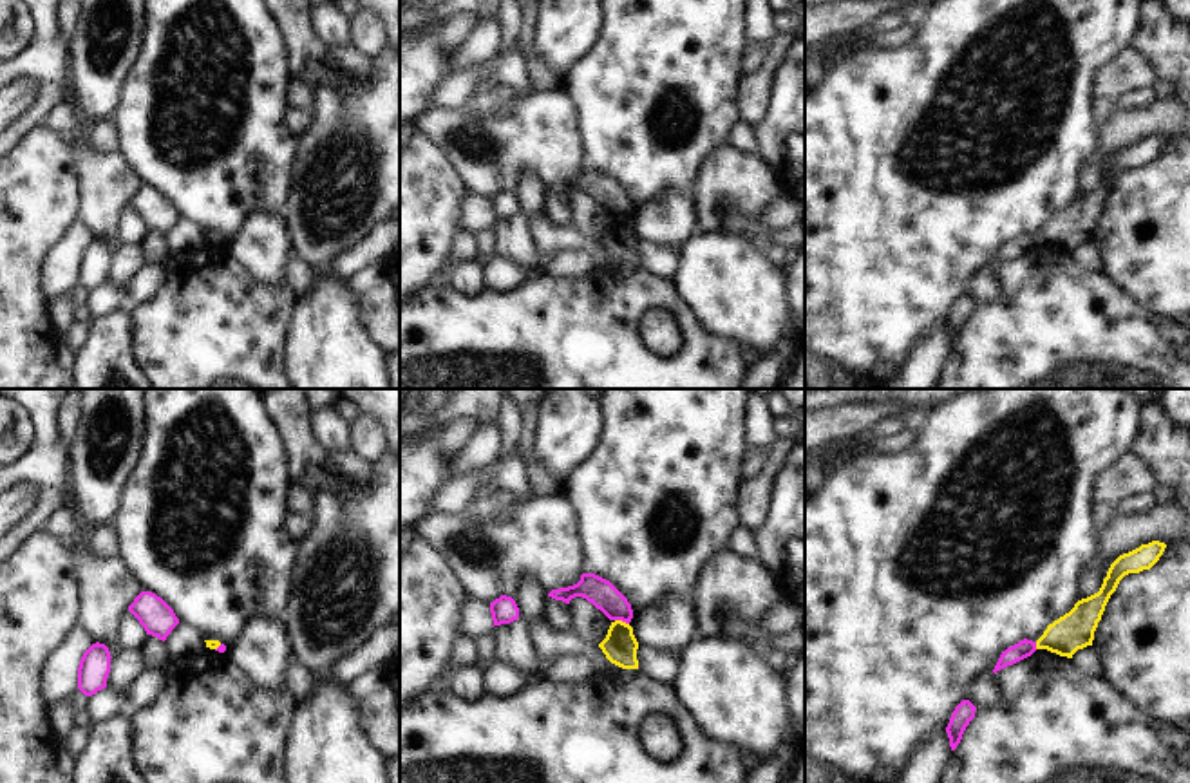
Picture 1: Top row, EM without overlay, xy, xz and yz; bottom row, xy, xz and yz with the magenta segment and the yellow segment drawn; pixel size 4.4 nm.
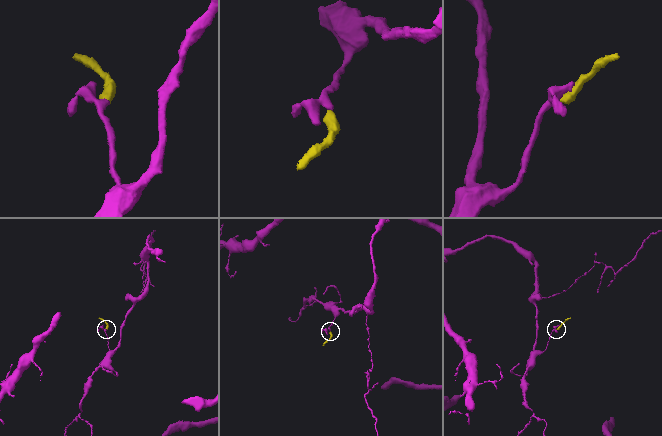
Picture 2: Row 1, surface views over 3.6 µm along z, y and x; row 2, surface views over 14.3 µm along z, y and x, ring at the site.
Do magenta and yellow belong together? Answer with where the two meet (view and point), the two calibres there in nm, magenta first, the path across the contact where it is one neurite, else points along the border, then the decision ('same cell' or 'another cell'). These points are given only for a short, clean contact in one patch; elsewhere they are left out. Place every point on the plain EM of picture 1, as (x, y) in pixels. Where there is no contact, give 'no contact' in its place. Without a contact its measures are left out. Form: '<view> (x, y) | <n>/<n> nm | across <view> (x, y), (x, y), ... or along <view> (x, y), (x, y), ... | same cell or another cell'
xz (623, 216) | 120/150 nm | along xz (615, 214), (628, 219) | another cell

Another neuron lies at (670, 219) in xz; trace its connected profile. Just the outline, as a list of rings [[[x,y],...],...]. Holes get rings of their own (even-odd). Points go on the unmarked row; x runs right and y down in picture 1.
[[[666,190],[637,208],[629,221],[638,241],[676,251],[696,233],[694,203],[689,192]]]

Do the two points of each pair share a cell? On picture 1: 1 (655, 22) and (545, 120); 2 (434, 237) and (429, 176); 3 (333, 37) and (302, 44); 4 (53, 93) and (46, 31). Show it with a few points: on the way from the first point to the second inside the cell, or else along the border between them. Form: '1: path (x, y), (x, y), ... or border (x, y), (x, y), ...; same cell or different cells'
1: border (561, 89), (576, 113), (581, 140); different cells
2: path (429, 223), (429, 190); same cell
3: border (308, 18), (313, 31), (328, 46); different cells
4: path (49, 78), (46, 46); same cell

